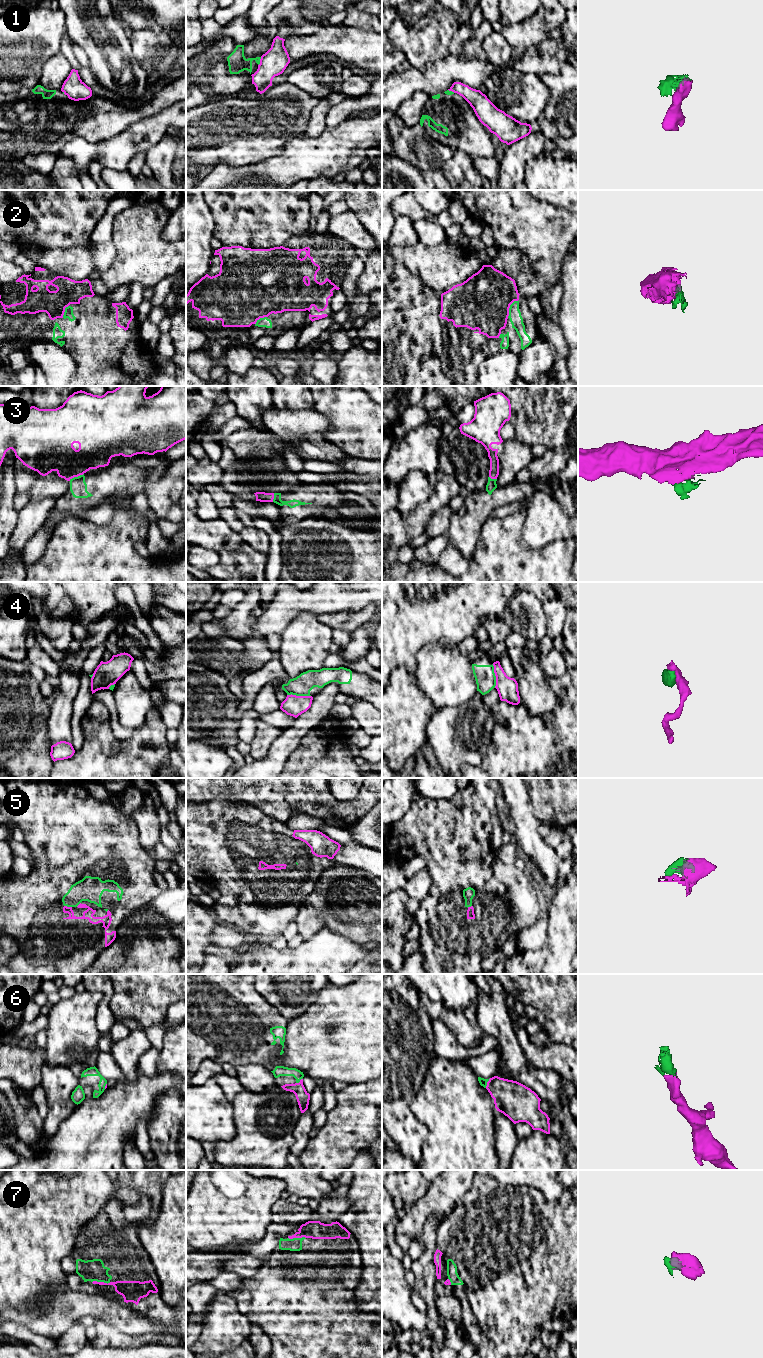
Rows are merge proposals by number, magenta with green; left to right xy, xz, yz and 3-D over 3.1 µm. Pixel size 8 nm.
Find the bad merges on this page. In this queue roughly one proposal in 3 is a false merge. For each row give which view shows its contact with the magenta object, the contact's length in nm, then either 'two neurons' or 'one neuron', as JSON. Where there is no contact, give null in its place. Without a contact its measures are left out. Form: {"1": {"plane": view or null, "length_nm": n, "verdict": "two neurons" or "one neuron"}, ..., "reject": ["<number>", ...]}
{"1": {"plane": "xz", "length_nm": 80, "verdict": "two neurons"}, "2": {"plane": "yz", "length_nm": 170, "verdict": "one neuron"}, "3": {"plane": "xy", "length_nm": 130, "verdict": "two neurons"}, "4": {"plane": "xz", "length_nm": 190, "verdict": "two neurons"}, "5": {"plane": "xy", "length_nm": 70, "verdict": "one neuron"}, "6": {"plane": "yz", "length_nm": 90, "verdict": "one neuron"}, "7": {"plane": "xy", "length_nm": 150, "verdict": "one neuron"}, "reject": ["1", "3", "4"]}

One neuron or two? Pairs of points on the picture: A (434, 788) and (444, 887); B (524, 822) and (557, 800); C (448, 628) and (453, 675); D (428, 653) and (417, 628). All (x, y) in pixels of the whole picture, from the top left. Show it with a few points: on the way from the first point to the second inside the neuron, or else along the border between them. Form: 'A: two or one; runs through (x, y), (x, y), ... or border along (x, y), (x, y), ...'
A: two; border along (425, 797), (436, 800)
B: two; border along (527, 792), (534, 816), (538, 821)
C: two; border along (426, 643), (447, 639), (457, 645)
D: two; border along (447, 639), (427, 642), (417, 652), (416, 664)

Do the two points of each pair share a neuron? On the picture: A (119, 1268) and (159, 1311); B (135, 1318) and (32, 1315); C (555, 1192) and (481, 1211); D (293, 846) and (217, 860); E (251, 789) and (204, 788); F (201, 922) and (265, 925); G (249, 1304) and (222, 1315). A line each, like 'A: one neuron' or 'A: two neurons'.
A: one neuron
B: one neuron
C: two neurons
D: one neuron
E: one neuron
F: two neurons
G: two neurons

